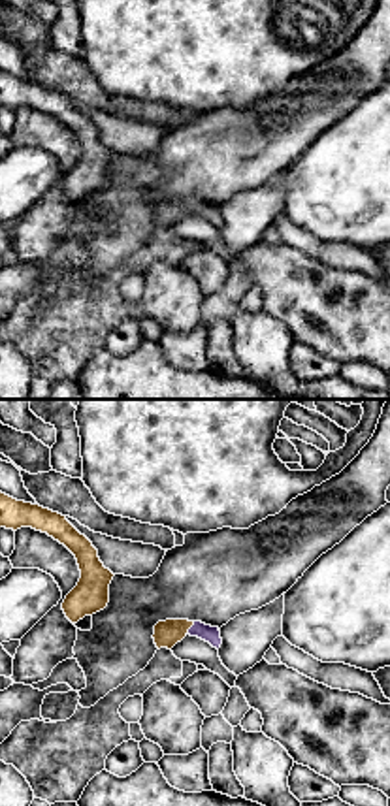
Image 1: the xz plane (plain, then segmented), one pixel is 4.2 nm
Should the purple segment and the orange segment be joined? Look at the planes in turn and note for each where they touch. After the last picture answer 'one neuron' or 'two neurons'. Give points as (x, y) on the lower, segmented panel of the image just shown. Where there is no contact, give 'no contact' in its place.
contact (191, 628)

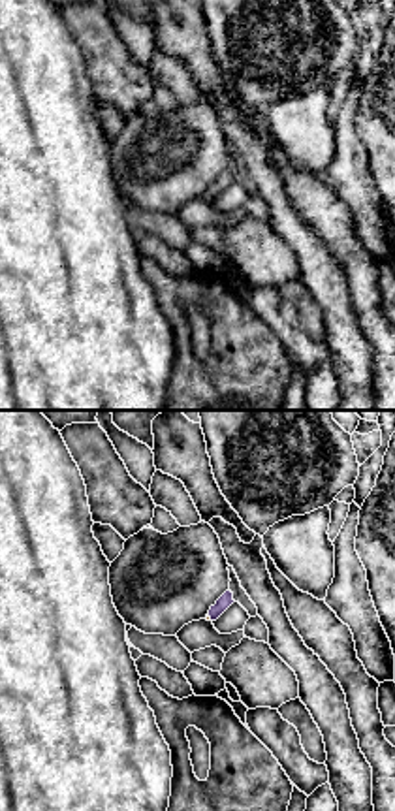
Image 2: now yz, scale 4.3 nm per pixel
contact (209, 616)

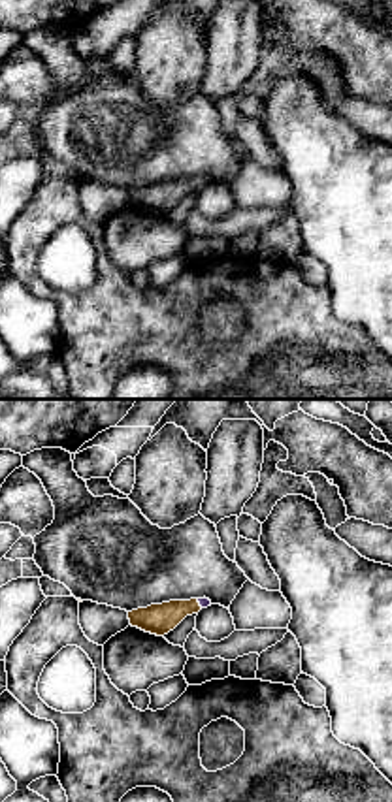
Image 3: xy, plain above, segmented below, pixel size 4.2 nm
contact (198, 601)

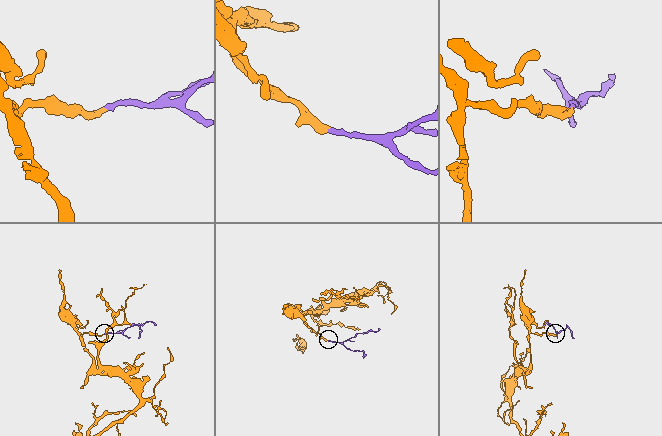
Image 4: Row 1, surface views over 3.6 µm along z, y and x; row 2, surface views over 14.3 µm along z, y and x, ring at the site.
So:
one neuron

